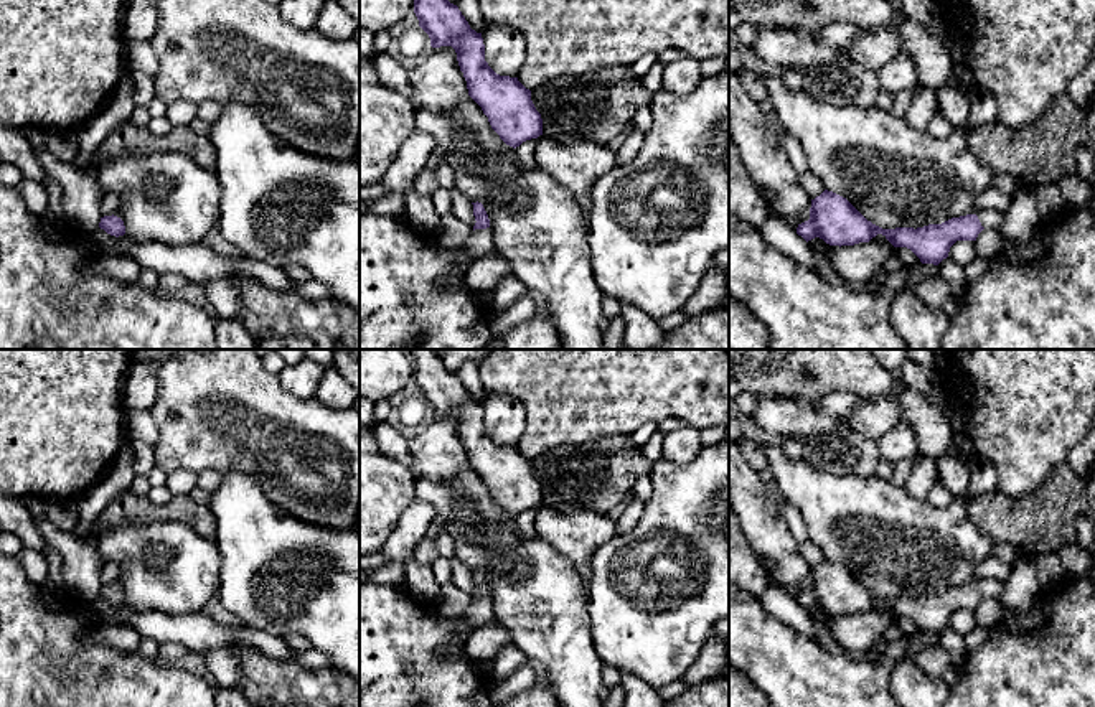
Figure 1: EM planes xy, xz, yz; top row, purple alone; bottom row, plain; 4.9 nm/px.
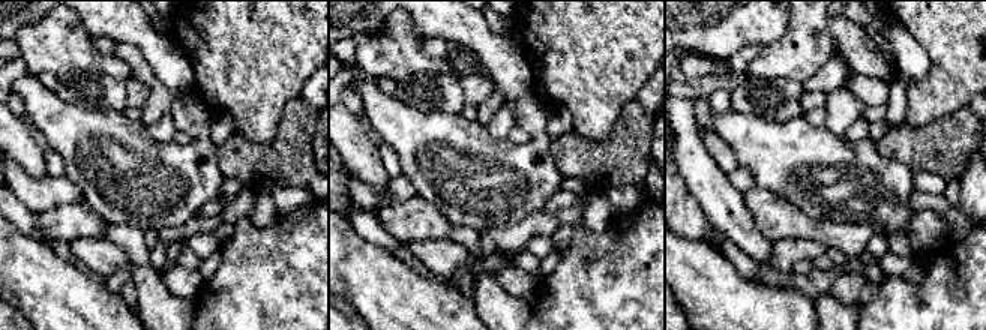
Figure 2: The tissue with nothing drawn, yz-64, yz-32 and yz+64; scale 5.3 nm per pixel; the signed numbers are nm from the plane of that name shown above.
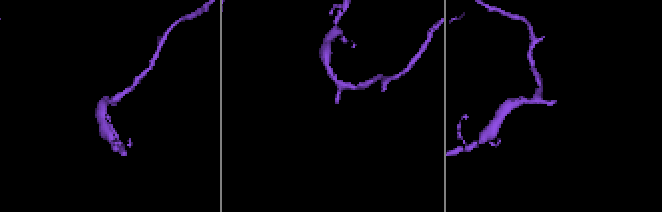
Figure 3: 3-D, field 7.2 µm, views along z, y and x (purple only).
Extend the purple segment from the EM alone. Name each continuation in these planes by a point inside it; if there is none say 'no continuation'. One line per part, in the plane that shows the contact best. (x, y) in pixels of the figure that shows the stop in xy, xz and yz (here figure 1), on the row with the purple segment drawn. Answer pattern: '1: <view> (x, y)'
1: xz (480, 243)

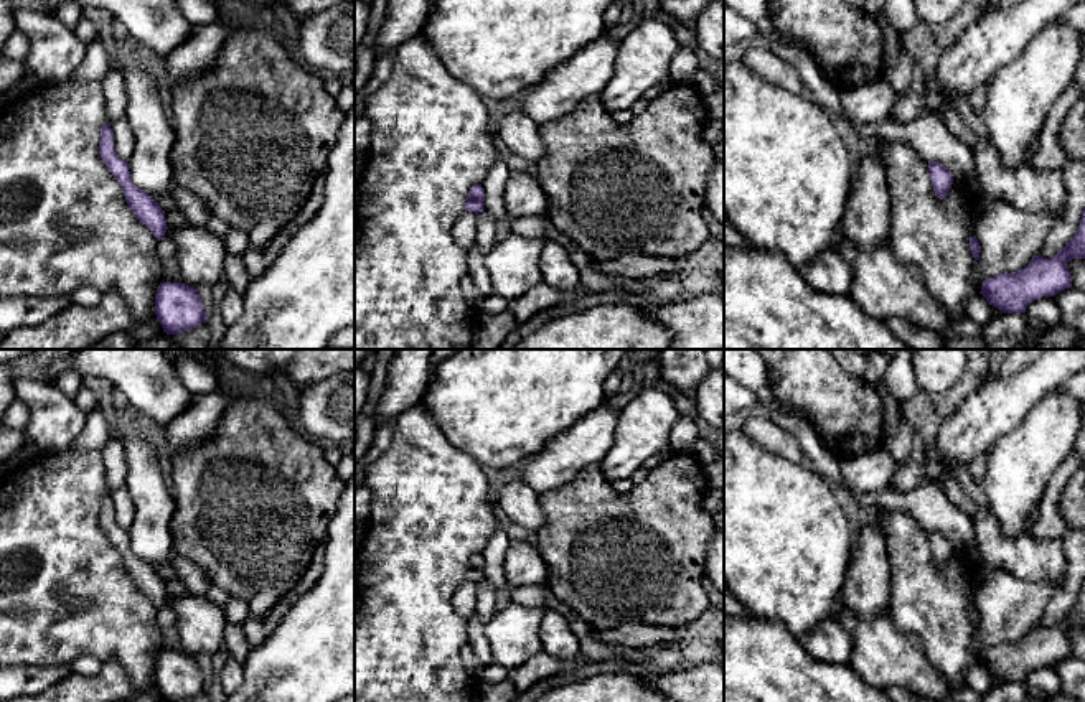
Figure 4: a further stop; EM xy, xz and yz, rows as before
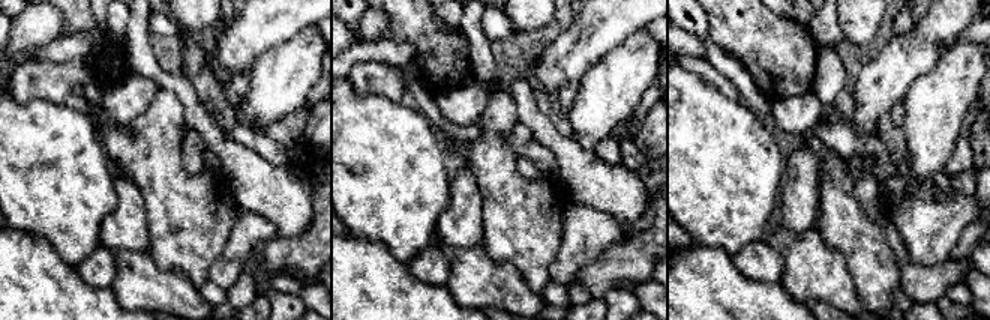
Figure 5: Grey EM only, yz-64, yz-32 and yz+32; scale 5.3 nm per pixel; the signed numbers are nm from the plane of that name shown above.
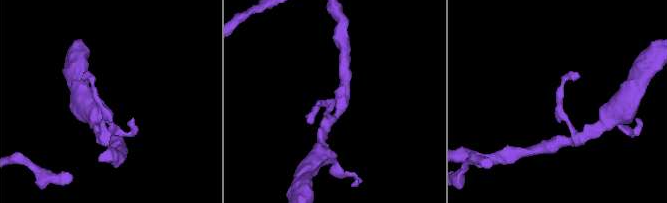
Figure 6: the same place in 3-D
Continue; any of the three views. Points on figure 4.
no continuation

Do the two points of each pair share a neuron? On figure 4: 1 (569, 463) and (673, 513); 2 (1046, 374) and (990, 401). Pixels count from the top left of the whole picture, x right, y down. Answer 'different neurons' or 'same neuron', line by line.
1: different neurons
2: same neuron

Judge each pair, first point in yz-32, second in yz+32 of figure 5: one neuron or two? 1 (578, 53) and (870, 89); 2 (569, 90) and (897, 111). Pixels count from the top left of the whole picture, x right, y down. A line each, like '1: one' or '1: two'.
1: one
2: one

